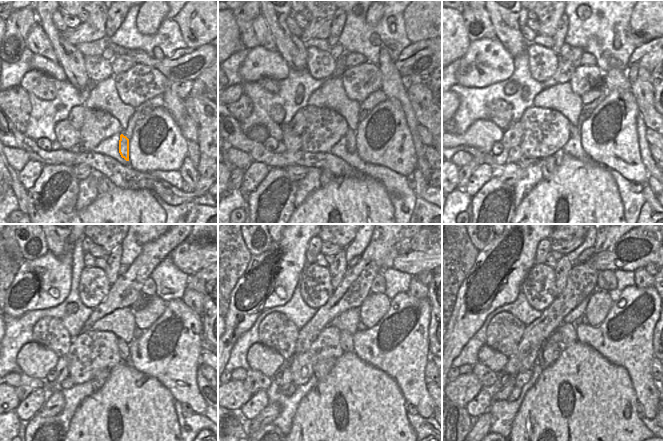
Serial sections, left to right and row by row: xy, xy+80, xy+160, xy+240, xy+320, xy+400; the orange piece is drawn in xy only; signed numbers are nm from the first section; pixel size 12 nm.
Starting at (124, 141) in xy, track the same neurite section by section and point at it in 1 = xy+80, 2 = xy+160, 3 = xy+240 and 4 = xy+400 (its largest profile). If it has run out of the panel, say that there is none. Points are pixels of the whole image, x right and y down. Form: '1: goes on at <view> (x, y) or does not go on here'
1: goes on at xy+80 (350, 136)
2: goes on at xy+160 (573, 131)
3: goes on at xy+240 (123, 346)
4: goes on at xy+400 (567, 331)

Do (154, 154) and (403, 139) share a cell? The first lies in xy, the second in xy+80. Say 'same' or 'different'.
same

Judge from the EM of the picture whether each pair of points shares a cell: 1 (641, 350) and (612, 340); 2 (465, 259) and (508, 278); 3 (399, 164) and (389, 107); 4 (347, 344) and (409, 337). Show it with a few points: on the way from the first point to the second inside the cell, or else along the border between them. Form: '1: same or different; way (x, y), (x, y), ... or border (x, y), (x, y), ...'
1: same; way (634, 349), (626, 341), (619, 341)
2: different; border (479, 251), (471, 269), (461, 283)
3: same; way (395, 150), (394, 132), (387, 125), (387, 121)
4: different; border (352, 335), (353, 350)

